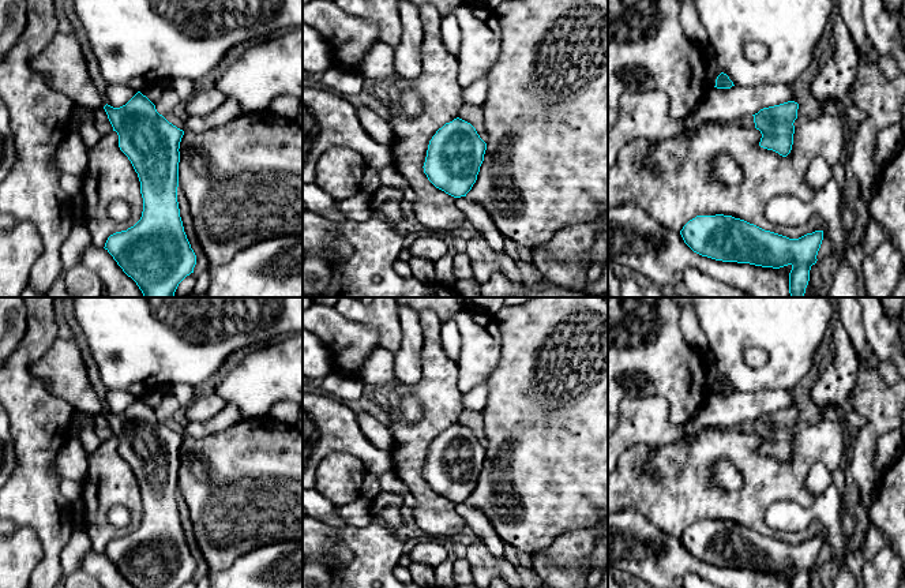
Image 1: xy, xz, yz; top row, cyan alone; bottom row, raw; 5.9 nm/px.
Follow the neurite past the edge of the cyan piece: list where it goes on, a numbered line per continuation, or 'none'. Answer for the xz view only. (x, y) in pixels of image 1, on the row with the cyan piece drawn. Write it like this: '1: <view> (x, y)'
none

